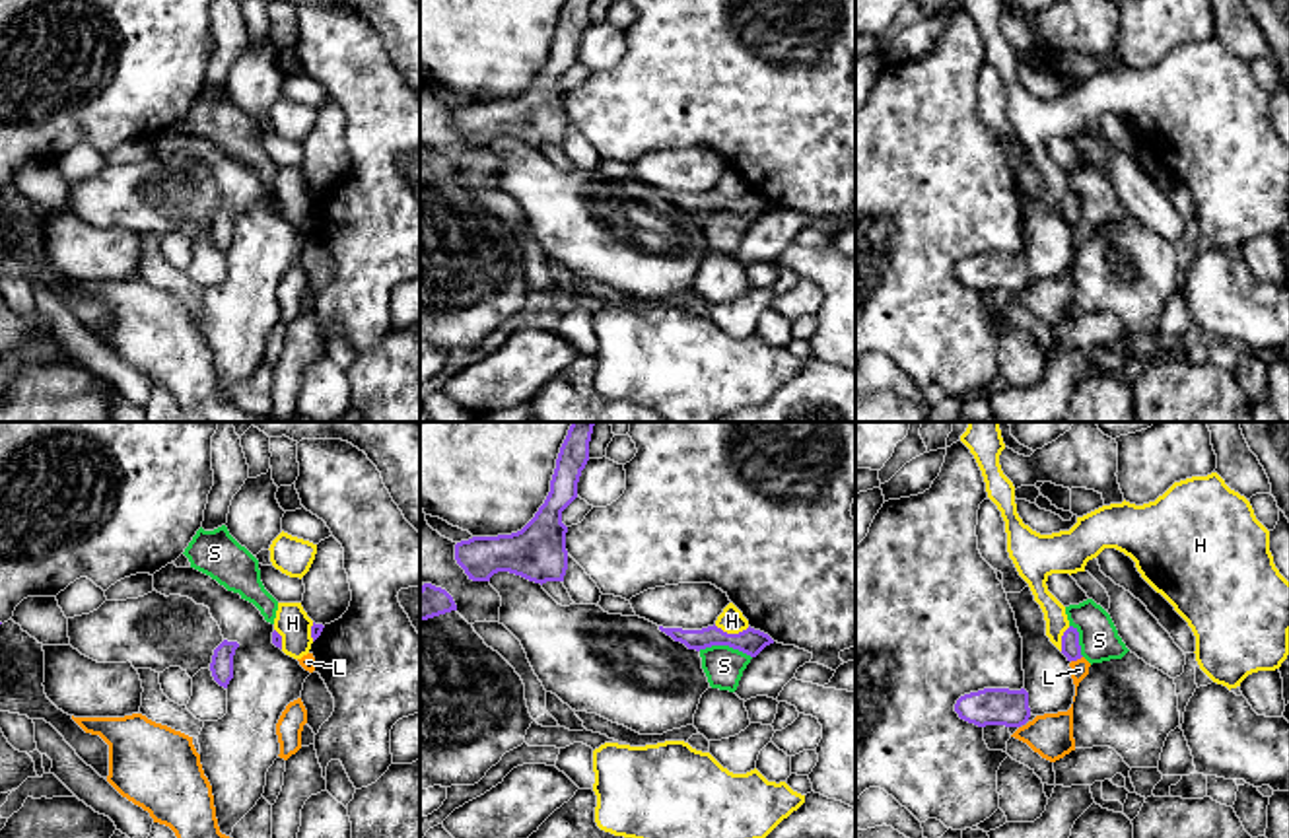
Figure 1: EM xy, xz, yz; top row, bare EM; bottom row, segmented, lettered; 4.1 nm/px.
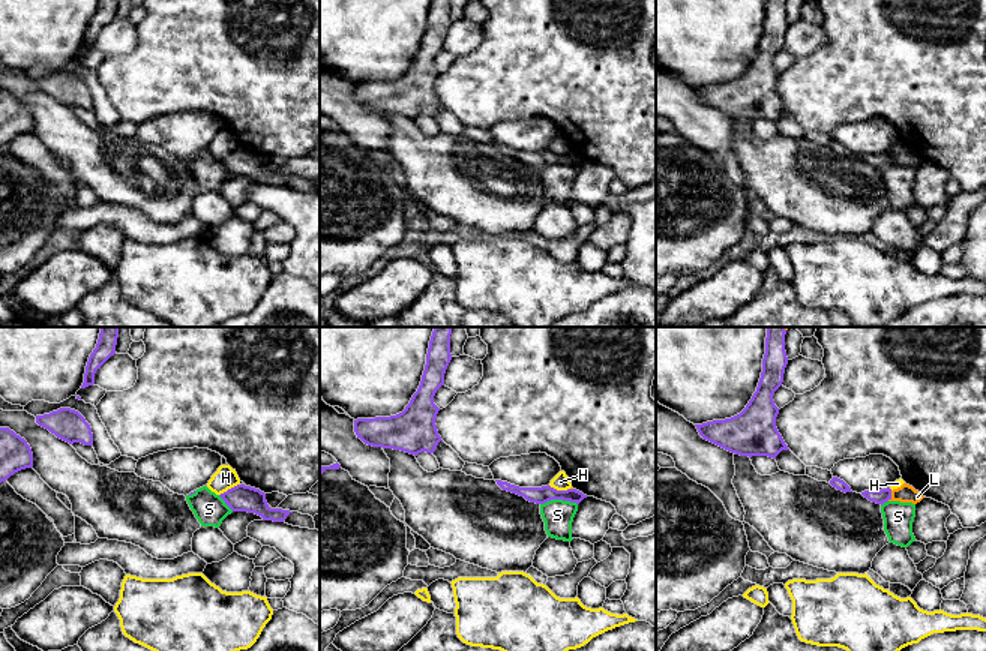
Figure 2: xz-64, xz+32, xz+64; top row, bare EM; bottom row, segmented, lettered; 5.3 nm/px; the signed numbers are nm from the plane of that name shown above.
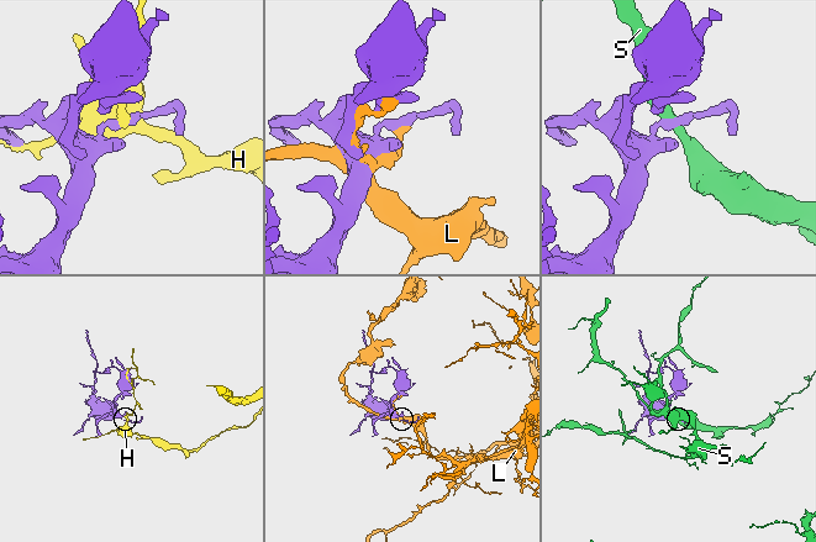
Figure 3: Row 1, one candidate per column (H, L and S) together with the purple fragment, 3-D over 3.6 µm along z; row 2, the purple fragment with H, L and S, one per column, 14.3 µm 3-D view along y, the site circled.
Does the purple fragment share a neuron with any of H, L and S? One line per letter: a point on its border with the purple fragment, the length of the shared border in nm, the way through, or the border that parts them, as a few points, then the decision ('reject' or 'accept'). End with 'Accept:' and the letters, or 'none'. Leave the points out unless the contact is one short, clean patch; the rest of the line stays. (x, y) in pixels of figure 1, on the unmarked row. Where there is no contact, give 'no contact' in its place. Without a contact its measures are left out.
H: xz (731, 199) | 150 nm | along xz (714, 189), (728, 197), (741, 197), (749, 191) | reject
L: yz (1076, 224) | 50 nm | reject
S: xz (726, 209) | 220 nm | along xz (698, 214), (728, 210), (751, 222) | reject
Accept: none

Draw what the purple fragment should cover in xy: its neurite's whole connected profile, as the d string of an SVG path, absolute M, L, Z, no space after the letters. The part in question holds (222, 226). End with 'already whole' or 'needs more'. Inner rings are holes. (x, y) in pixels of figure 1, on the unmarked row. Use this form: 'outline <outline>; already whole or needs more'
outline M224 204L214 214L210 235L214 245L224 253L227 253L229 245L233 243L233 220L237 212L239 212L237 206Z; already whole

